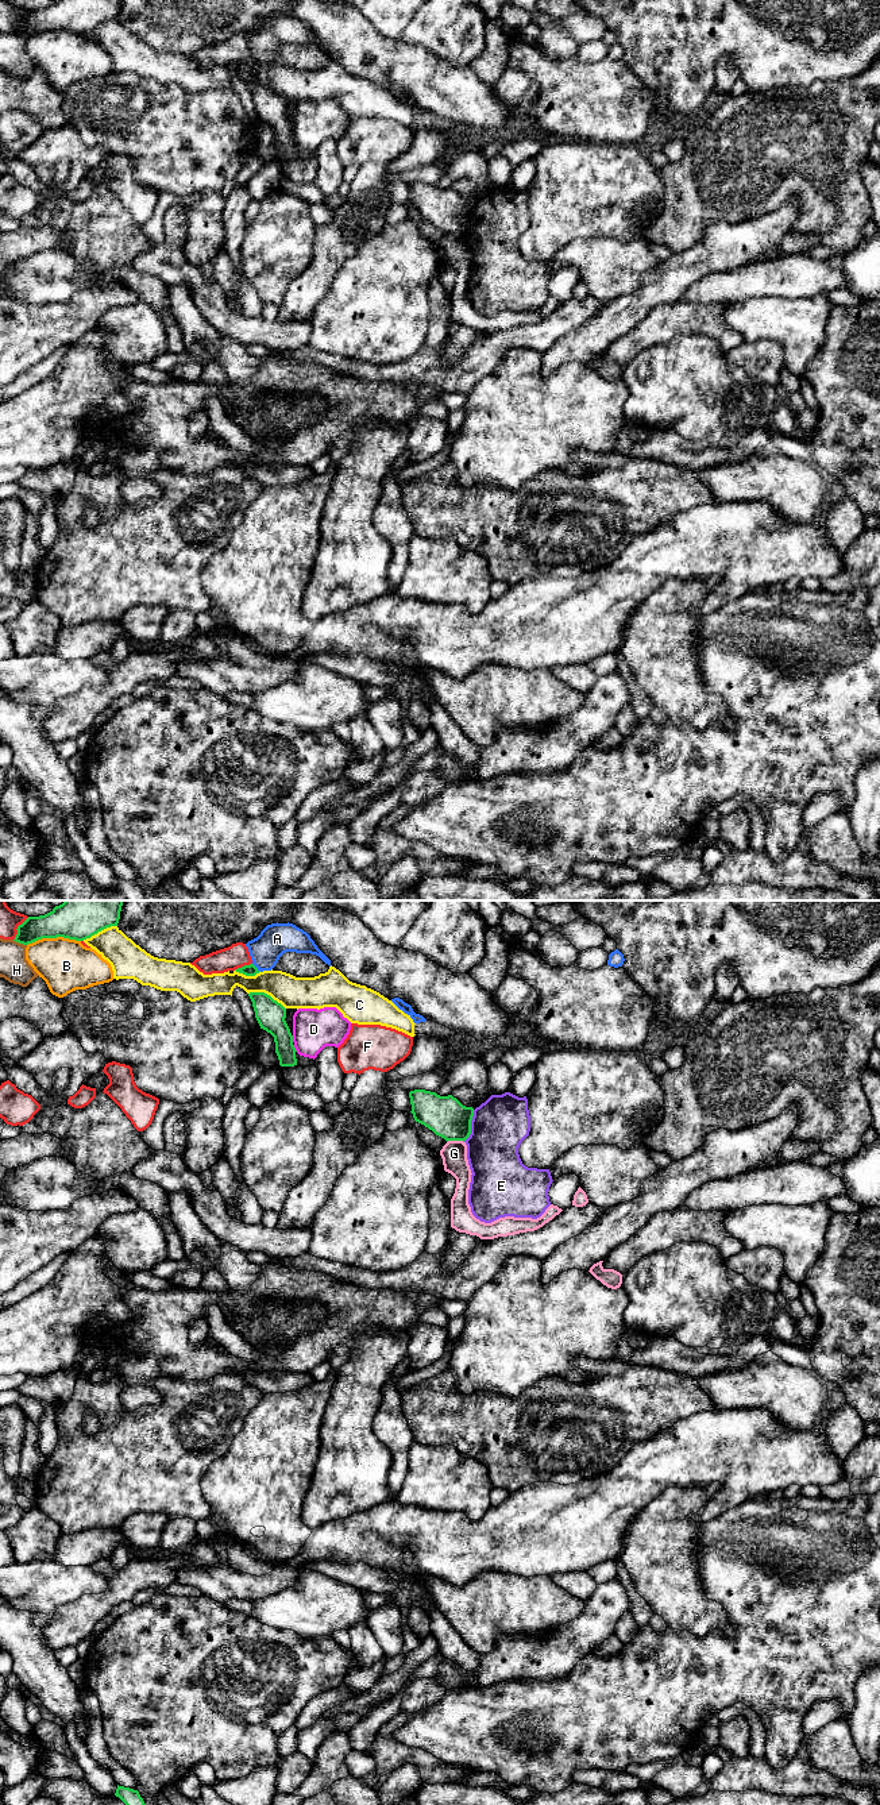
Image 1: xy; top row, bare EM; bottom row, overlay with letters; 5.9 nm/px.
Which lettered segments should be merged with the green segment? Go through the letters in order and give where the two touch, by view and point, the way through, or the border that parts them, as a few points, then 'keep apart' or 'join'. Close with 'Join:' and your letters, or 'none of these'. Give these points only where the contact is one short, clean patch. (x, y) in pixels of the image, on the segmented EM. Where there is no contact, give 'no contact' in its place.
A: xy (255, 967) | keep apart
B: xy (53, 937) | keep apart
C: xy (266, 994) | keep apart
D: xy (292, 1038) | keep apart
E: xy (470, 1126) | keep apart
F: xy (18, 928) | keep apart
G: xy (455, 1140) | keep apart
H: xy (19, 943) | keep apart
Join: none of these

